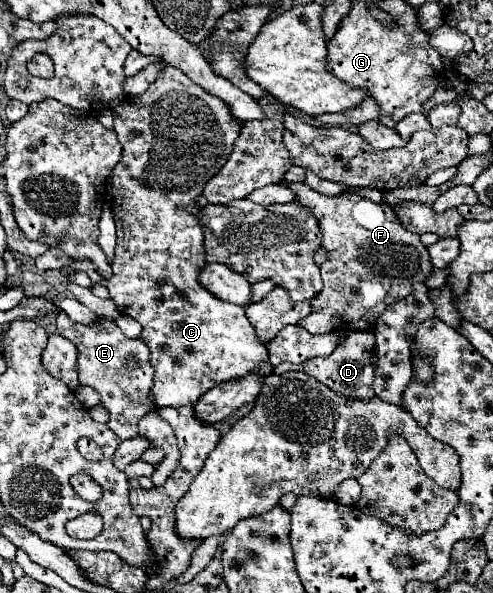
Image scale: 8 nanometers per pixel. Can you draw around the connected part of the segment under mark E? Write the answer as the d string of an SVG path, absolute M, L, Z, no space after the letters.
M64 311L56 317L58 335L72 341L80 353L78 375L80 383L96 389L102 397L102 405L110 411L108 427L120 435L120 439L132 439L138 435L138 421L154 409L150 389L154 385L154 367L150 365L150 349L142 339L128 339L120 327L110 319L98 319L90 325L74 323Z

